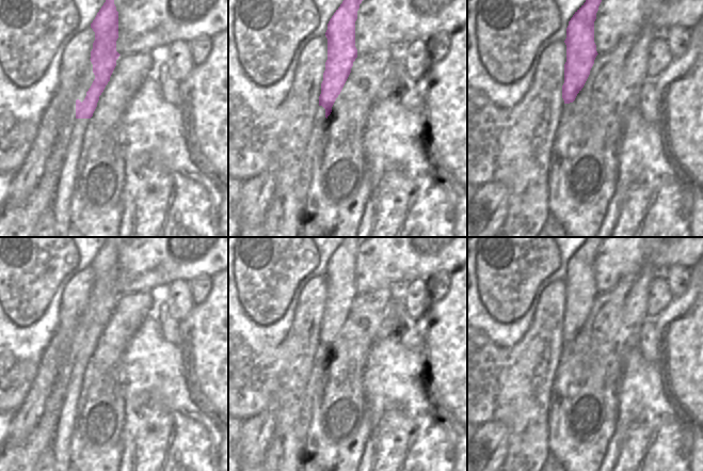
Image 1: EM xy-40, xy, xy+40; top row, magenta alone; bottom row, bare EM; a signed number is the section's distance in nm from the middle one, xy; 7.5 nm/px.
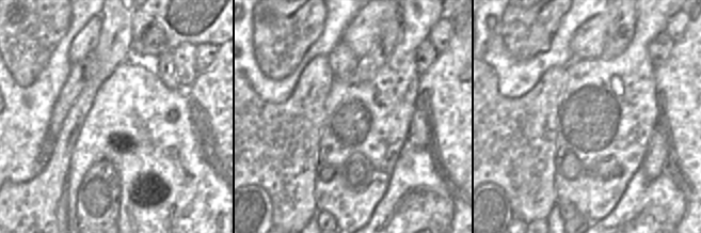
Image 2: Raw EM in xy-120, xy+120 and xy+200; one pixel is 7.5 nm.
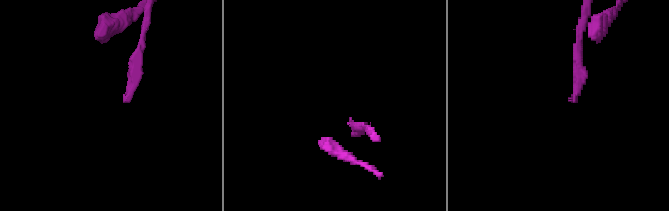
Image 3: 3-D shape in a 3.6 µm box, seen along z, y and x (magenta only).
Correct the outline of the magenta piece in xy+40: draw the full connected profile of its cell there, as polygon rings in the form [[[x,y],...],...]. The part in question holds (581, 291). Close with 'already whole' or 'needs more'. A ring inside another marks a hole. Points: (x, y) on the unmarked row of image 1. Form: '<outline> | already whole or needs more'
[[[586,237],[586,241],[575,251],[566,267],[566,301],[564,303],[564,323],[562,337],[564,343],[573,342],[584,327],[594,299],[598,294],[594,282],[594,261],[603,237]]] | already whole

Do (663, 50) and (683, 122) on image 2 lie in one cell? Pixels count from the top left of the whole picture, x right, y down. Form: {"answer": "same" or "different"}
{"answer": "different"}

